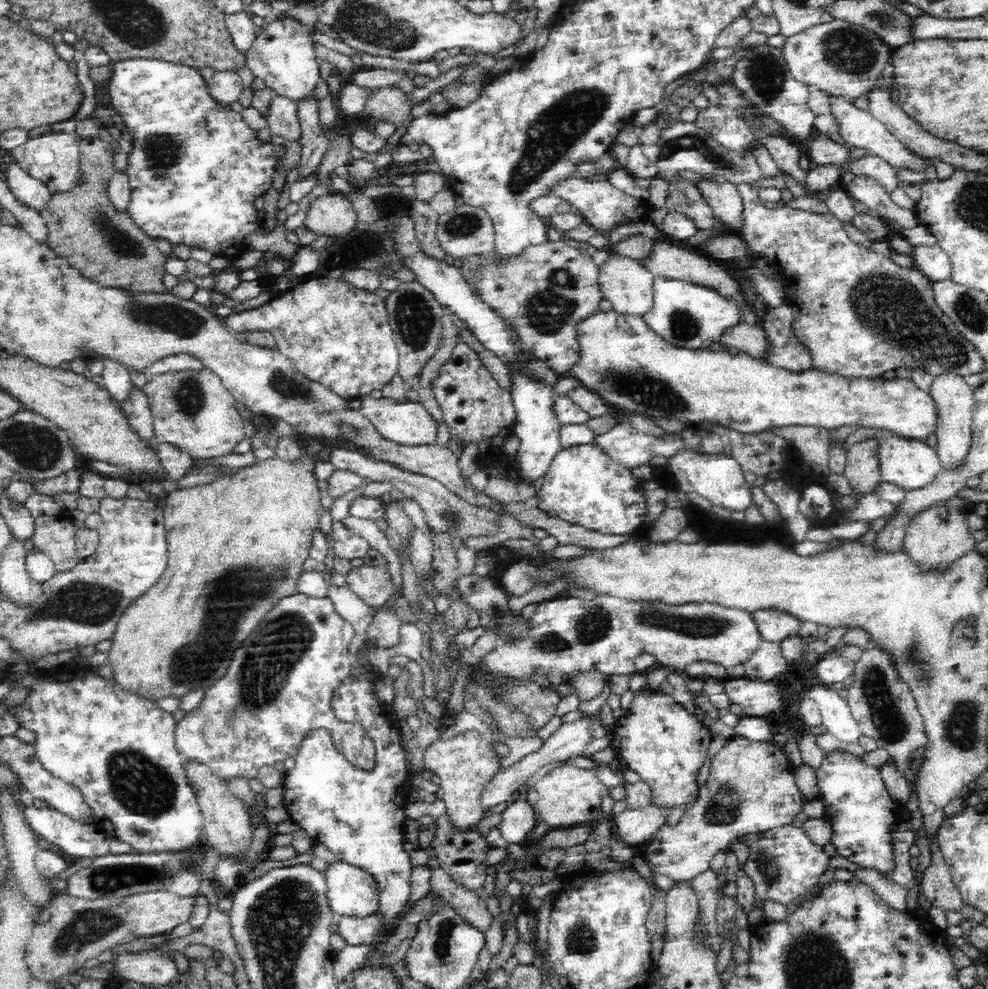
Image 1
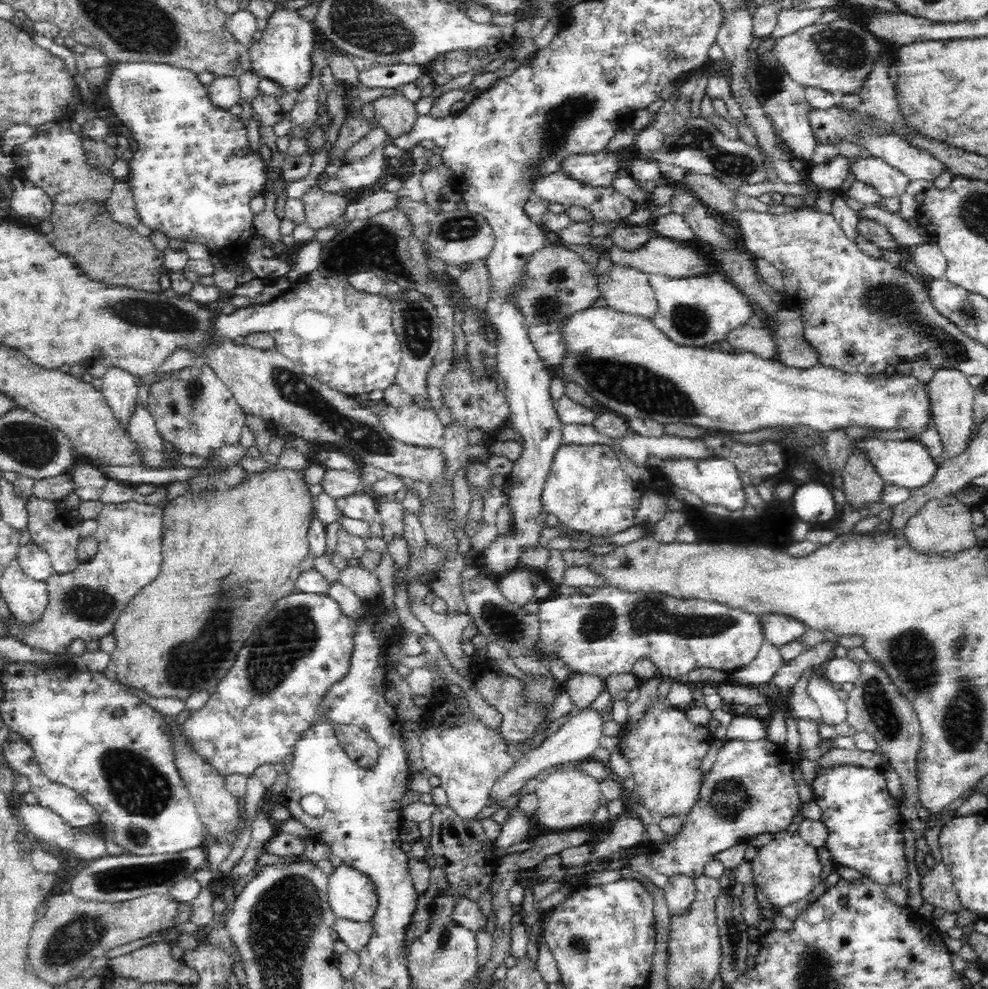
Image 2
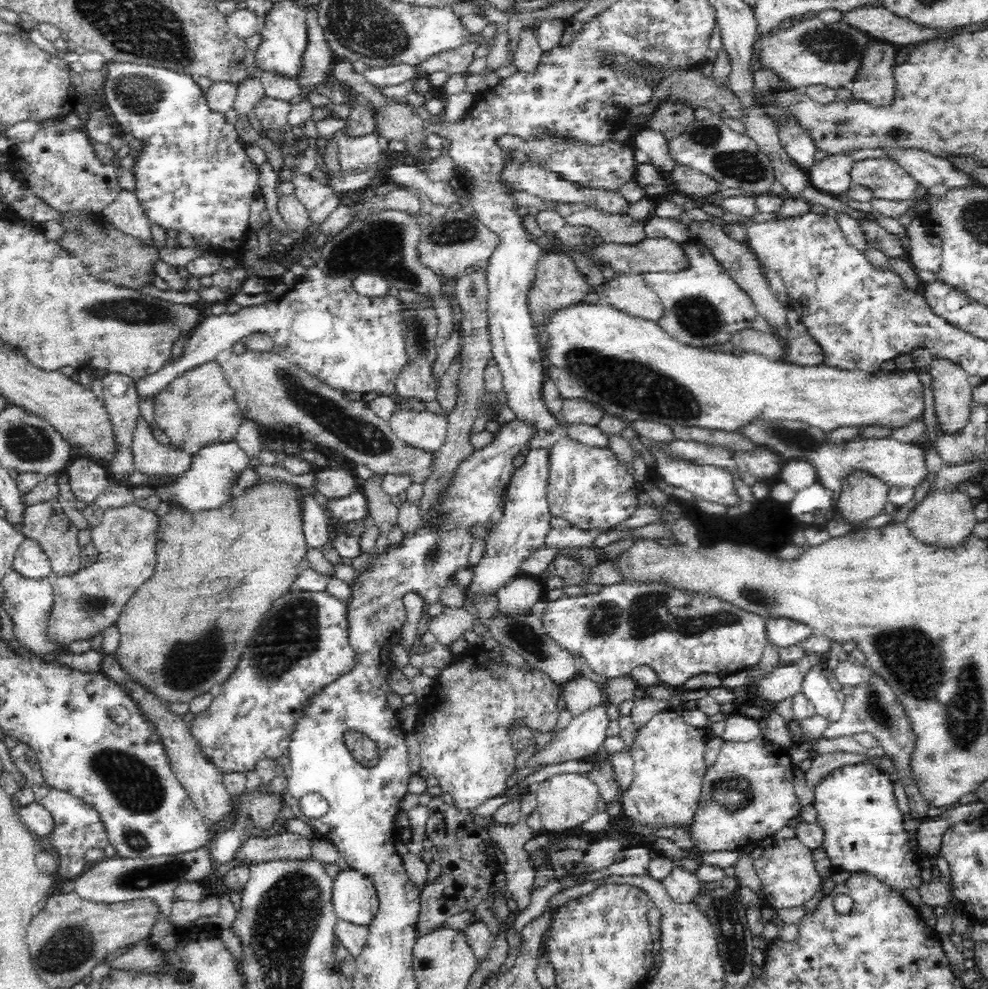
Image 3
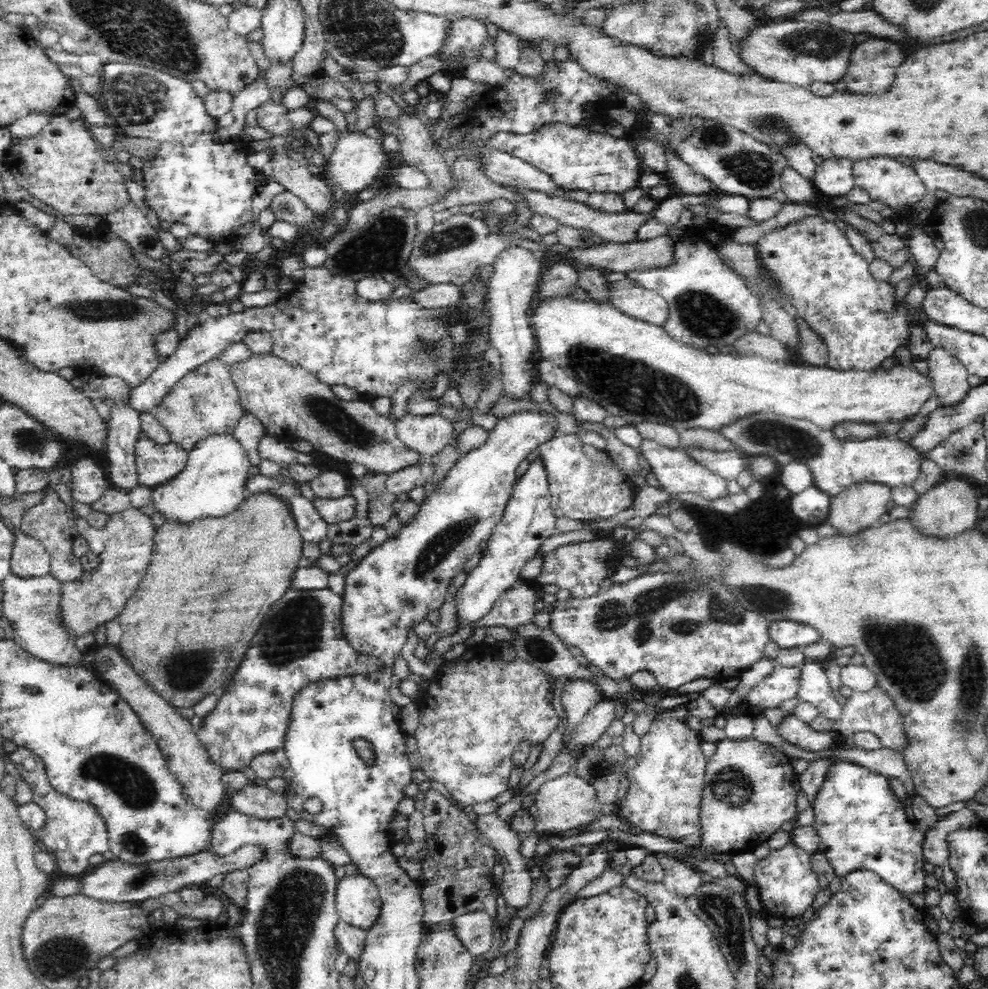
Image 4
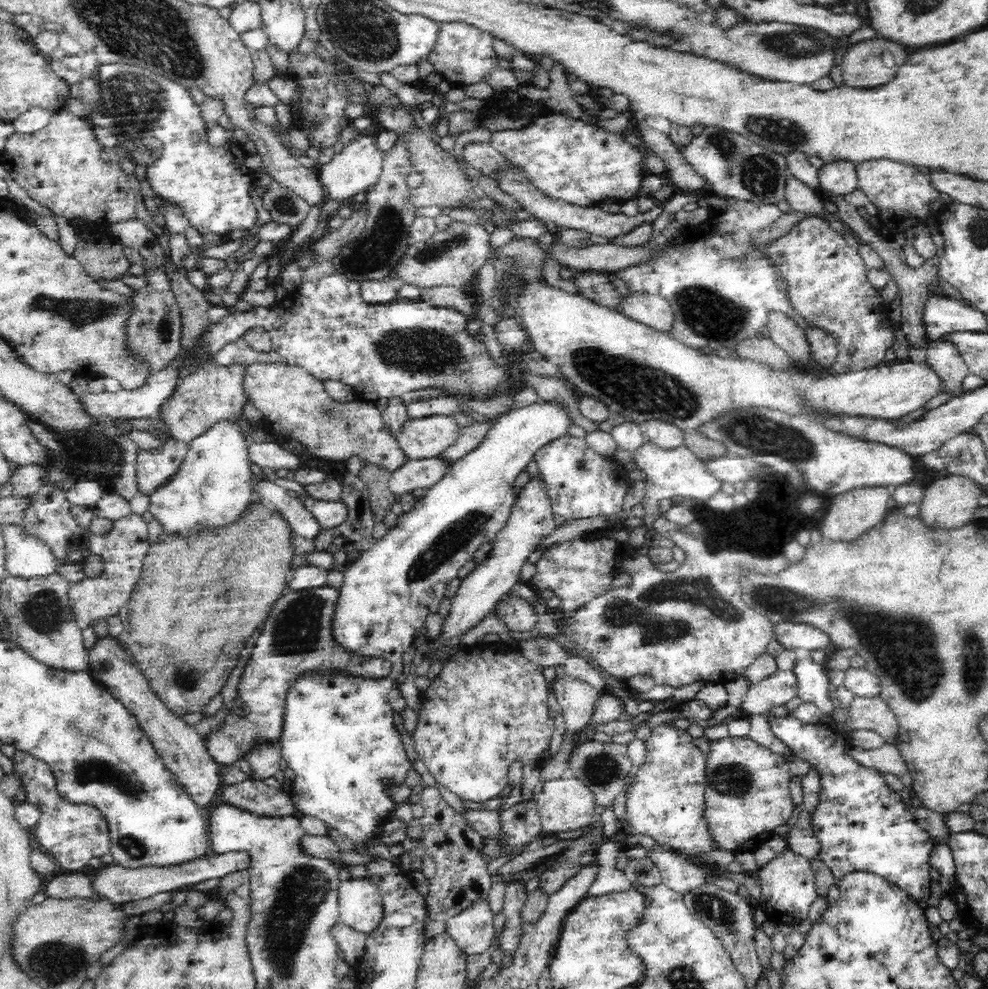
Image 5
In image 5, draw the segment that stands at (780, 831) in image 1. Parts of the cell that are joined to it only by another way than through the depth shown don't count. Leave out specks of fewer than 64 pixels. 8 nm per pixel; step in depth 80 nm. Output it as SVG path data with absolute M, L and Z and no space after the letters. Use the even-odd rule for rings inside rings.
M788 848L776 854L766 864L762 864L752 876L758 879L762 887L760 908L766 912L769 920L777 924L793 926L805 920L810 905L818 896L816 893L816 876L814 875L810 860Z

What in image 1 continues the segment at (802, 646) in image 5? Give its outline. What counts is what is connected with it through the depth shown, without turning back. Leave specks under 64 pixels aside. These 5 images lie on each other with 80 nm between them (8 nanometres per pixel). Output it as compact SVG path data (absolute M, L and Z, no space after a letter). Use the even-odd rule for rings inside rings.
M758 609L750 611L757 624L761 638L768 642L780 642L787 636L799 634L800 621L786 611L776 609Z

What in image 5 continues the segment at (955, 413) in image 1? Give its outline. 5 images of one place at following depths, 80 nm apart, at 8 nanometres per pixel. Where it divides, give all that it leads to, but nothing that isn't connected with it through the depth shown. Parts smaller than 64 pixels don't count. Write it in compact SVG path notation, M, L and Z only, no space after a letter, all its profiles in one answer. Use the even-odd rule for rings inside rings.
M934 340L926 351L926 363L938 375L942 393L960 397L964 393L962 382L969 370L958 351L947 342Z

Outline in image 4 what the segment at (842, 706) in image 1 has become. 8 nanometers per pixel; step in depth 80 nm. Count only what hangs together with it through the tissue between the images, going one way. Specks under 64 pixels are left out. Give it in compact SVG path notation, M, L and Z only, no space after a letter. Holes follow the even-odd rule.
M806 659L802 665L801 686L797 698L813 704L820 715L836 722L843 707L838 704L829 683L824 662Z

